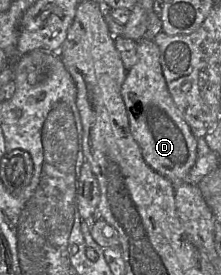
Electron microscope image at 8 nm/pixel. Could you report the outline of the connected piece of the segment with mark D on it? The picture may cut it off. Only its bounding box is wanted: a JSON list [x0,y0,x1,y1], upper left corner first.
[121,40,197,189]

